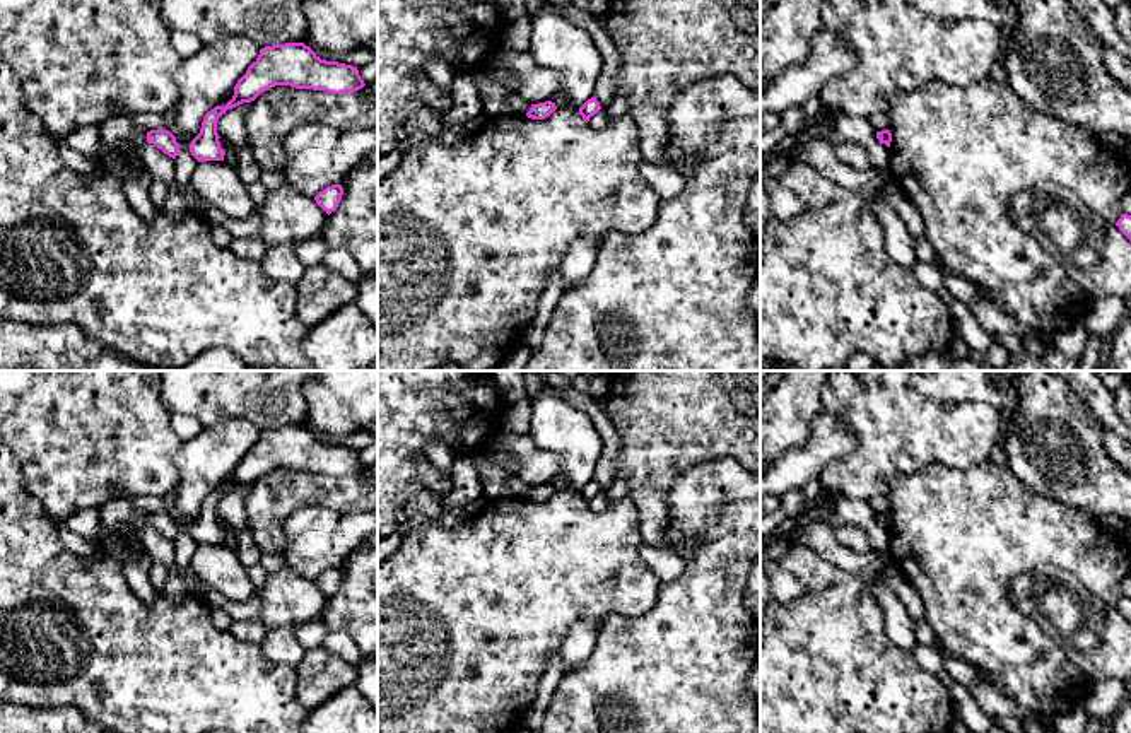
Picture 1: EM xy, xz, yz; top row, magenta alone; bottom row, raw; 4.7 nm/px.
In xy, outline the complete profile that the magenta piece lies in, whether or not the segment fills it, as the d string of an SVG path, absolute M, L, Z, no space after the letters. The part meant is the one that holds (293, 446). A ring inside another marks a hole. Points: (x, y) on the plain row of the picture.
M304 425L265 429L234 468L232 482L205 497L200 516L190 526L191 538L198 545L224 543L226 533L220 530L217 516L219 501L227 492L251 485L275 468L343 477L355 475L366 466L357 449L321 443Z

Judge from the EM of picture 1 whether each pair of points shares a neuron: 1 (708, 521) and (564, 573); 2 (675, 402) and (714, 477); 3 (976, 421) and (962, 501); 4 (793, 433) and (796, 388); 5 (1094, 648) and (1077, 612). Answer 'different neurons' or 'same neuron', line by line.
1: different neurons
2: different neurons
3: different neurons
4: same neuron
5: same neuron

